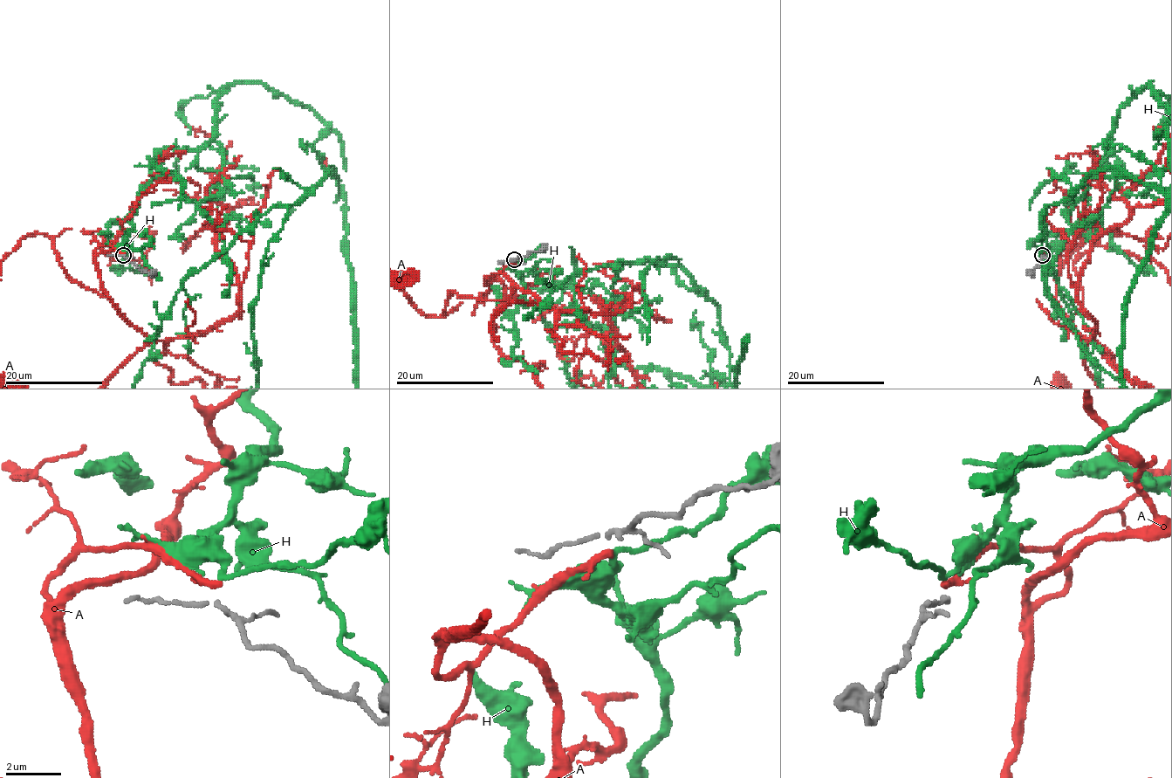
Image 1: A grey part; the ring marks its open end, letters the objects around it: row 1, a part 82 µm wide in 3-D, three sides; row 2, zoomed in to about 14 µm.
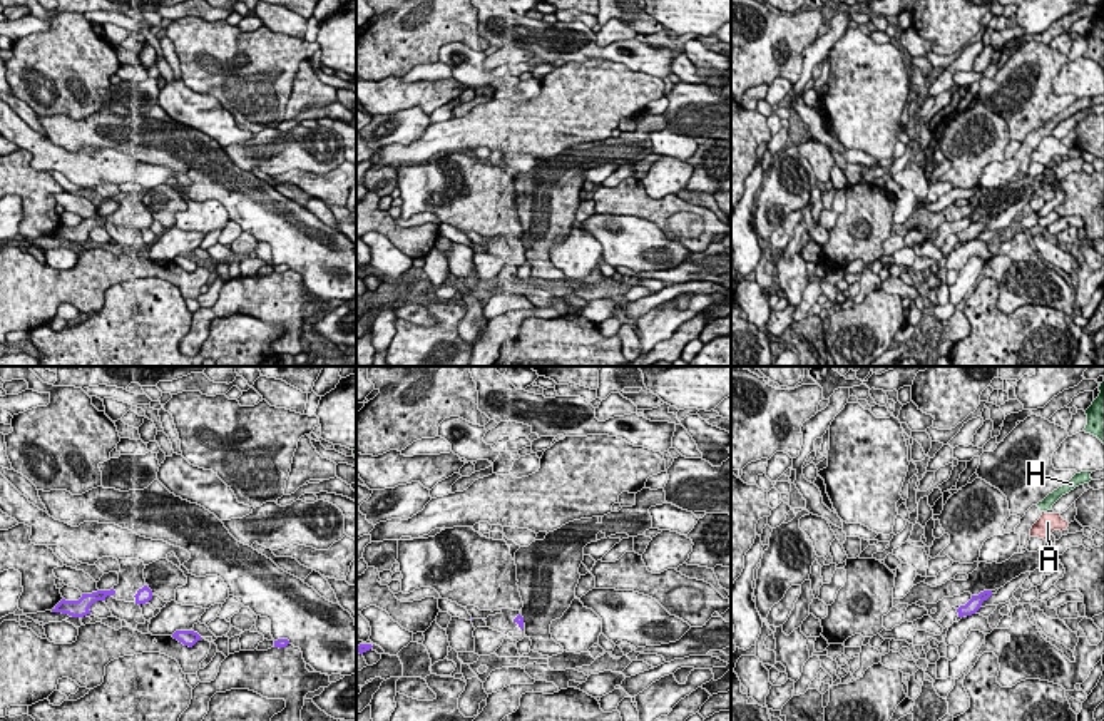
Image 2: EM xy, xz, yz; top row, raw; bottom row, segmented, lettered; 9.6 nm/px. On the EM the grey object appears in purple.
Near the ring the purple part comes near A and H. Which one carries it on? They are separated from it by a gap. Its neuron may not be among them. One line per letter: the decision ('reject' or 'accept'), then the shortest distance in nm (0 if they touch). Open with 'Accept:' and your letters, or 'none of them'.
Accept: H
A: reject; gap 650 nm
H: accept; gap 900 nm

